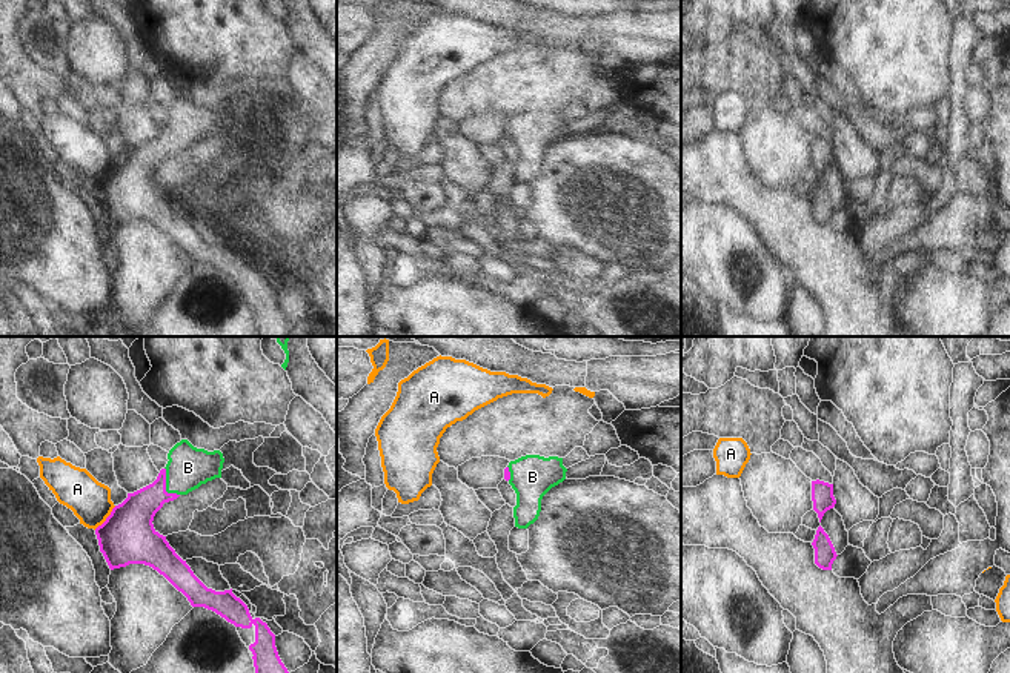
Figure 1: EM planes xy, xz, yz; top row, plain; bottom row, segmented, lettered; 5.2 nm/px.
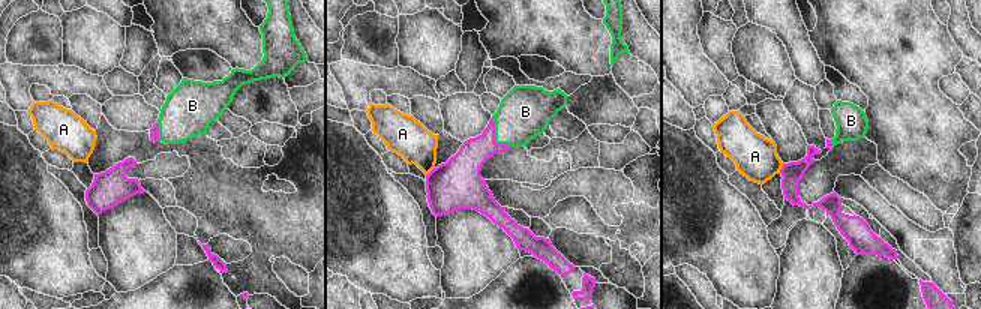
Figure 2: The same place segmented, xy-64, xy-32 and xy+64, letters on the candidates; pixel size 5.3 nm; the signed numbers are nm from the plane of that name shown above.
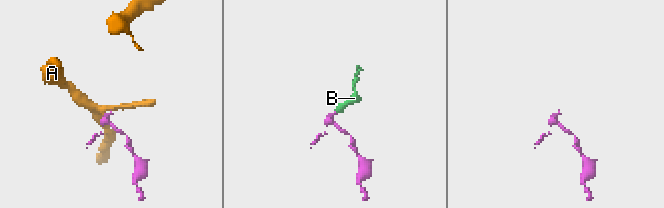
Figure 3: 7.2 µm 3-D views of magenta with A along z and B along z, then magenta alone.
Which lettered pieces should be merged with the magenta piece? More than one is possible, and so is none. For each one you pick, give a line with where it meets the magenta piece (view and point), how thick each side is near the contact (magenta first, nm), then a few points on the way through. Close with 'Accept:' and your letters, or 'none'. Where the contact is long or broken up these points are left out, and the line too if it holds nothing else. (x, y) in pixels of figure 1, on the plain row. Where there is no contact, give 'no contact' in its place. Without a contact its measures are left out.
B: meets magenta in xy at (165, 142); 200 nm thick on the magenta side, 220 nm on the other; runs through xy (131, 175), (165, 142), (188, 123)
Accept: B

